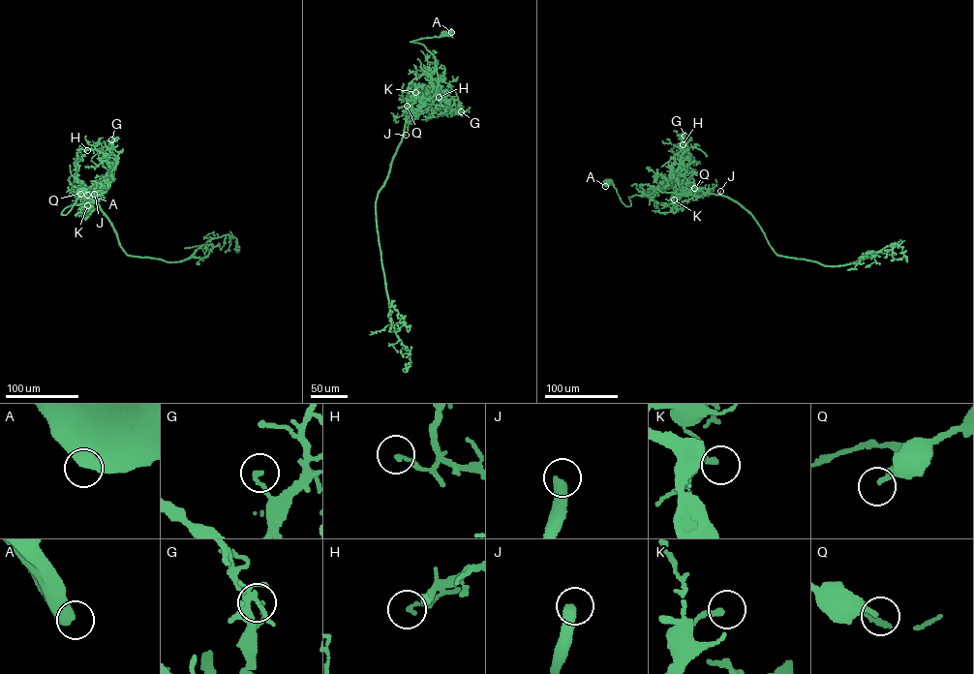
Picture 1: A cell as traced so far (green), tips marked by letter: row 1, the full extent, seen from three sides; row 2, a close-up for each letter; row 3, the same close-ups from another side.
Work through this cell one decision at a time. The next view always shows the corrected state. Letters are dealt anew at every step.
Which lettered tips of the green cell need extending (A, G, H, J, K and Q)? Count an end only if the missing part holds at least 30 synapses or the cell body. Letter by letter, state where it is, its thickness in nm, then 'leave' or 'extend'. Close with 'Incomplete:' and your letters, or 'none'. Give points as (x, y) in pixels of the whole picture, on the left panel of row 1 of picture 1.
A: place (87, 195); calibre 600 nm; leave
G: place (111, 139); calibre 170 nm; leave
H: place (87, 150); calibre 150 nm; leave
J: place (94, 194); calibre 440 nm; extend
K: place (87, 205); calibre 190 nm; leave
Q: place (80, 194); calibre 300 nm; leave
Incomplete: J

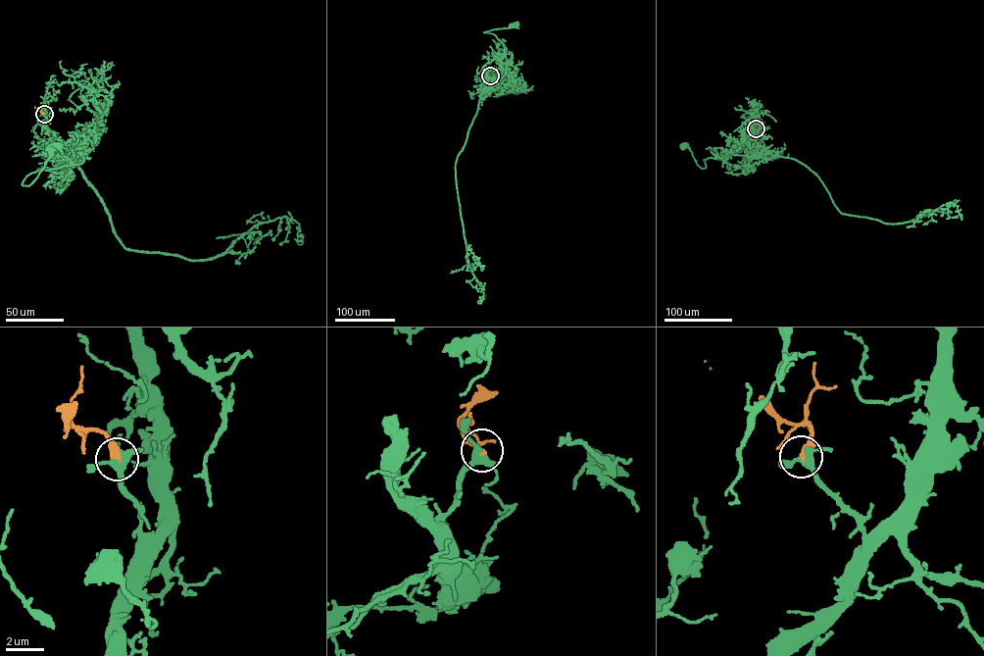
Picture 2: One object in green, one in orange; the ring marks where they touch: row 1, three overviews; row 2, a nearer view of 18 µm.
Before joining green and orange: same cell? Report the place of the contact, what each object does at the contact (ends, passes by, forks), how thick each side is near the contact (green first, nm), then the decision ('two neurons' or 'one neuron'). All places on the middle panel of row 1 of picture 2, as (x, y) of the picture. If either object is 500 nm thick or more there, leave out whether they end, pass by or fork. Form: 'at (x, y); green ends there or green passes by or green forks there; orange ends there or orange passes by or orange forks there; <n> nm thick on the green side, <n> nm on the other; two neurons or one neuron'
at (490, 75); 260 nm thick on the green side, 500 nm on the other; one neuron

